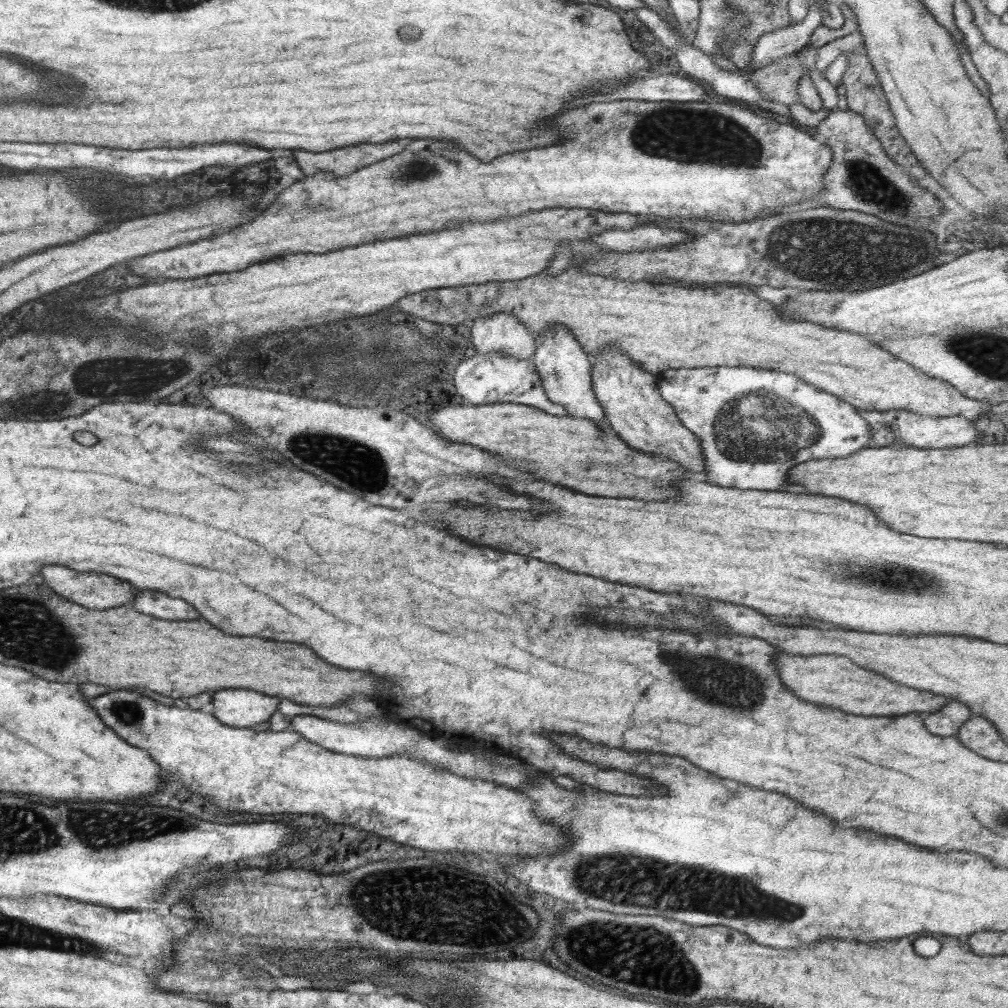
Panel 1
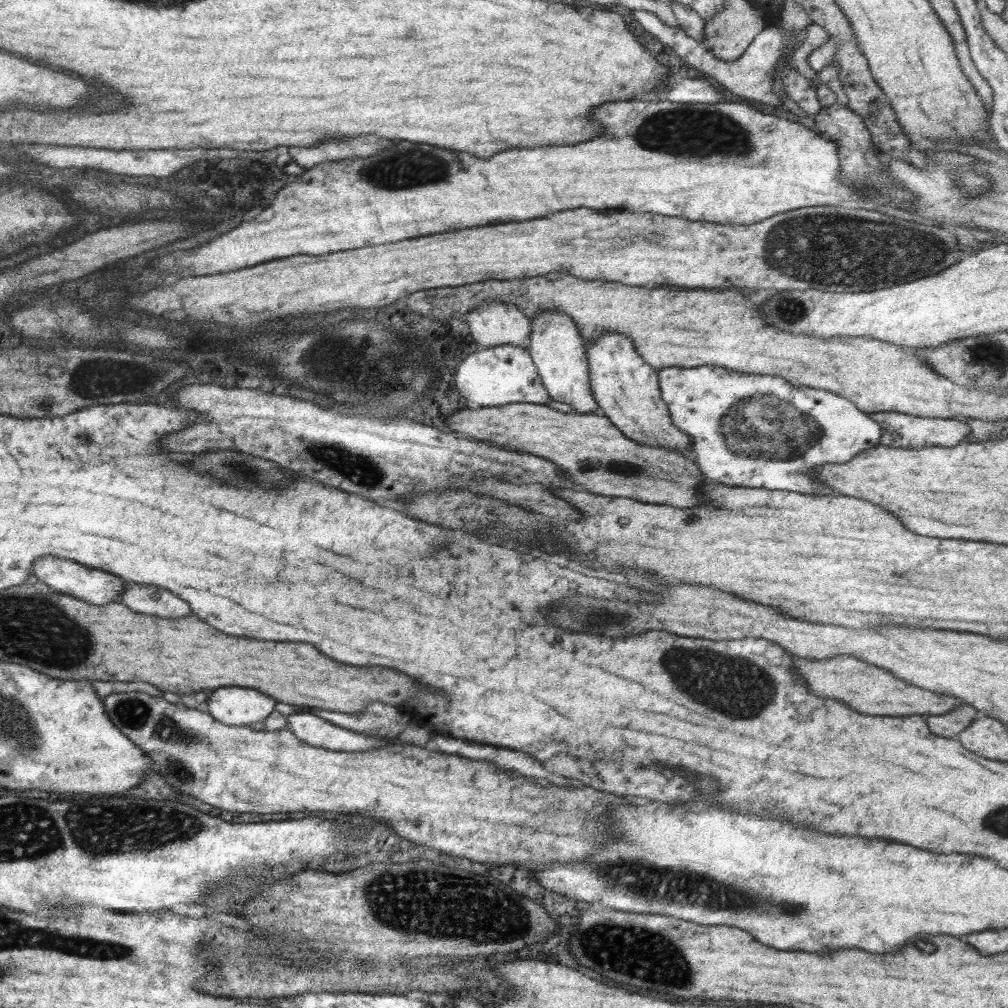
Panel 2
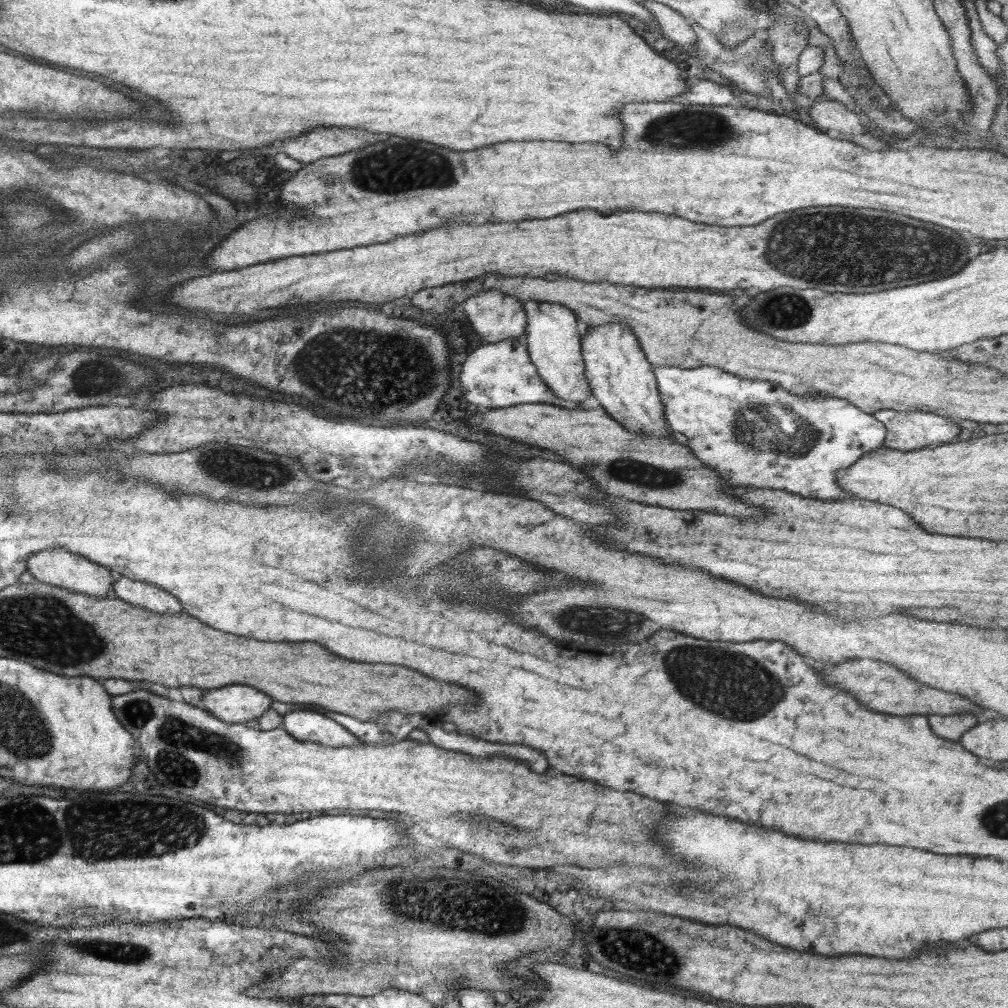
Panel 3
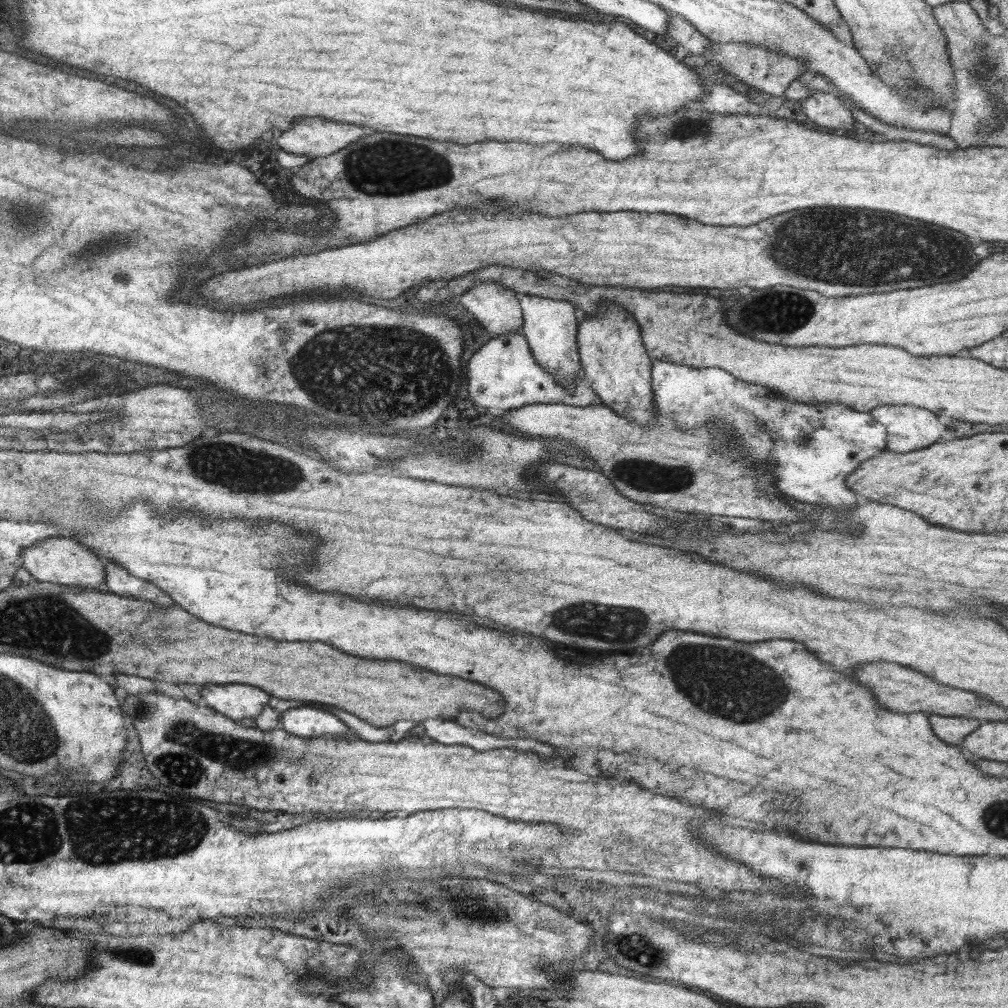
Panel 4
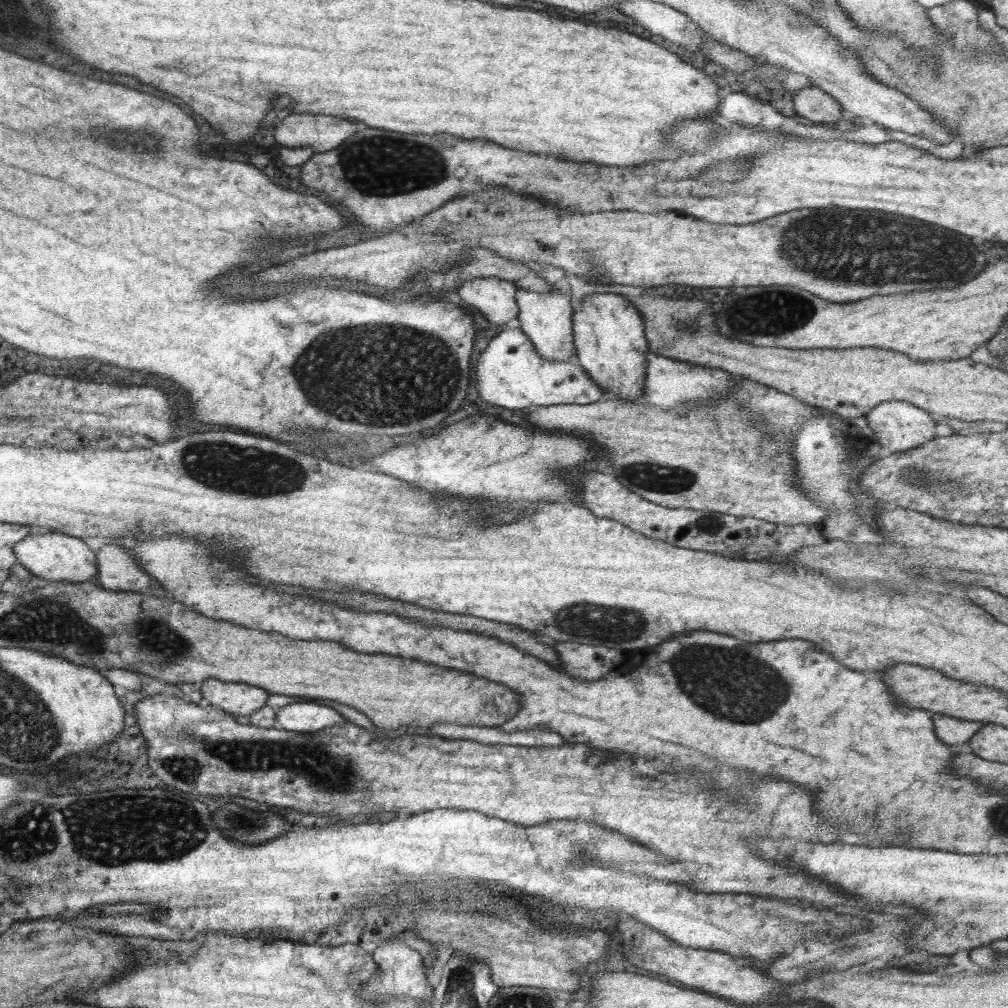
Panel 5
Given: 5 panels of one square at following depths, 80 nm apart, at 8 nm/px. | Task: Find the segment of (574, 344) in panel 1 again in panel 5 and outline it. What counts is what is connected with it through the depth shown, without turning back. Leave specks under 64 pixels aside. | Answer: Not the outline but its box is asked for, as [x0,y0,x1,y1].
[515,264,575,362]

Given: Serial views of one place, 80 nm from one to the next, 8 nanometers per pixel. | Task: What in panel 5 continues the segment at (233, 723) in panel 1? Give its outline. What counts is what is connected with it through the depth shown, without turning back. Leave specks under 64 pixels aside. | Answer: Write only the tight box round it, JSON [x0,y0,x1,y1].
[199,678,268,716]

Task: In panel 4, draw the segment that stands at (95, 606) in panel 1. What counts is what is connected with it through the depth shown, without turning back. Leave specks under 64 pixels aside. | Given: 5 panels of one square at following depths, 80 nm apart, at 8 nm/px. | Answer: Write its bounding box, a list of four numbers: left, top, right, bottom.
[20,538,105,590]

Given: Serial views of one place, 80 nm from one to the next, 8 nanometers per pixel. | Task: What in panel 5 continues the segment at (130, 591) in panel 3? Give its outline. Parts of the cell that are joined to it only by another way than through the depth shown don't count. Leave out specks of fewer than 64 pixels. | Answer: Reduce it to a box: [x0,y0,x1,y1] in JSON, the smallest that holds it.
[96,544,164,598]

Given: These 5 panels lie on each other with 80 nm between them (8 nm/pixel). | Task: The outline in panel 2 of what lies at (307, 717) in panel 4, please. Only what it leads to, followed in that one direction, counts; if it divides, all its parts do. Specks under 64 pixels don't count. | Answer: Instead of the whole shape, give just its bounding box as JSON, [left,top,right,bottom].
[286,713,396,752]

